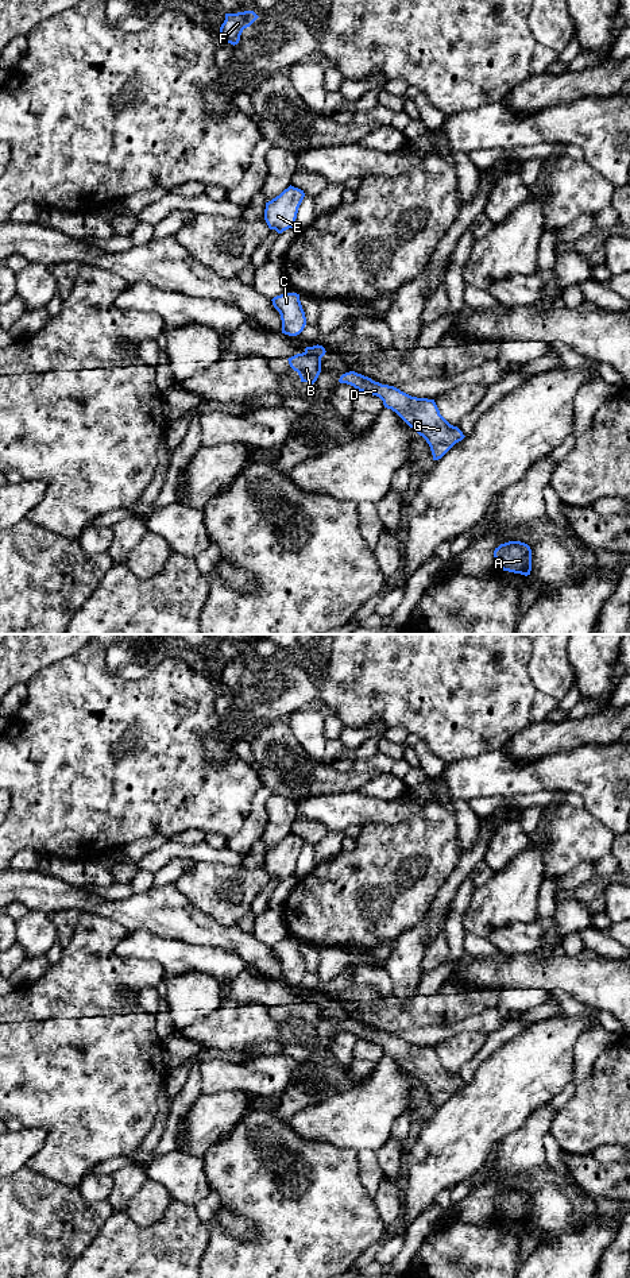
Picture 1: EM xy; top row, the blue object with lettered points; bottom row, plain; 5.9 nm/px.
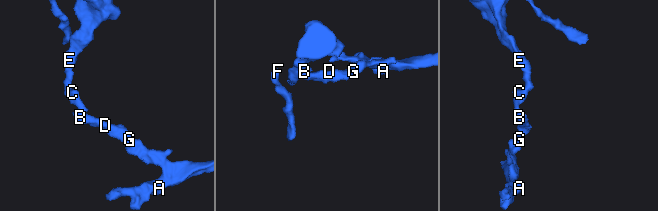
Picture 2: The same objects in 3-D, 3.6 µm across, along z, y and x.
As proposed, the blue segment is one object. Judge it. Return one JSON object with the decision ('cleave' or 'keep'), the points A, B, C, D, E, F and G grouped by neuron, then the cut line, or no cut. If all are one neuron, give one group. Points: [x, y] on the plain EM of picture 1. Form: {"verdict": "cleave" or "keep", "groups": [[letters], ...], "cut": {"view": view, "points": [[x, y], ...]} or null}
{"verdict": "cleave", "groups": [["A", "B", "D", "G"], ["C", "E", "F"]], "cut": {"view": "xy", "points": [[304, 1000], [313, 1002], [320, 1007]]}}

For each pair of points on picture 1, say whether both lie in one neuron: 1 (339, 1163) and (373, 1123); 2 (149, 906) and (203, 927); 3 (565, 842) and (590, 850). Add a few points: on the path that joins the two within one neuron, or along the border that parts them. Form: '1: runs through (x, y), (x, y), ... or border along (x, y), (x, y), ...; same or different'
1: border along (320, 1142), (350, 1147), (356, 1153); different
2: runs through (162, 910), (189, 925); same
3: runs through (571, 842), (582, 842), (584, 845); same

